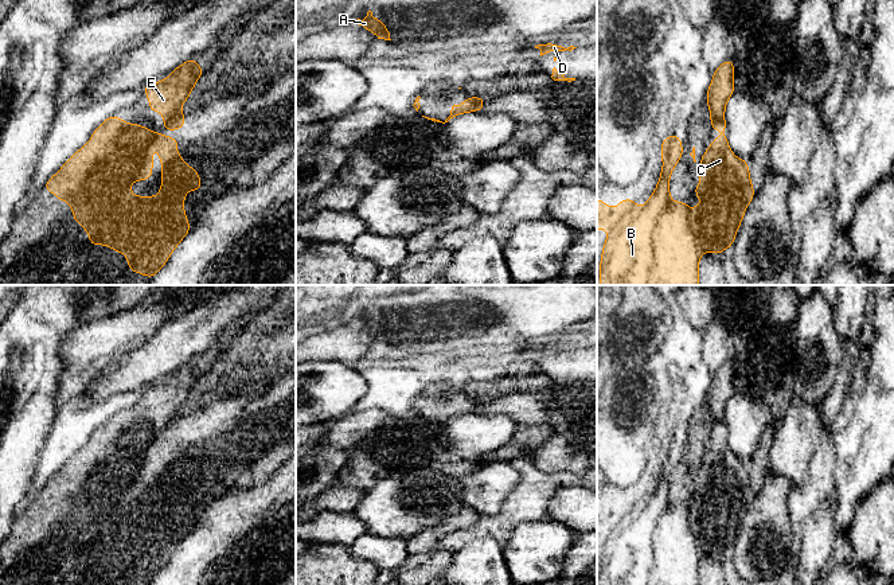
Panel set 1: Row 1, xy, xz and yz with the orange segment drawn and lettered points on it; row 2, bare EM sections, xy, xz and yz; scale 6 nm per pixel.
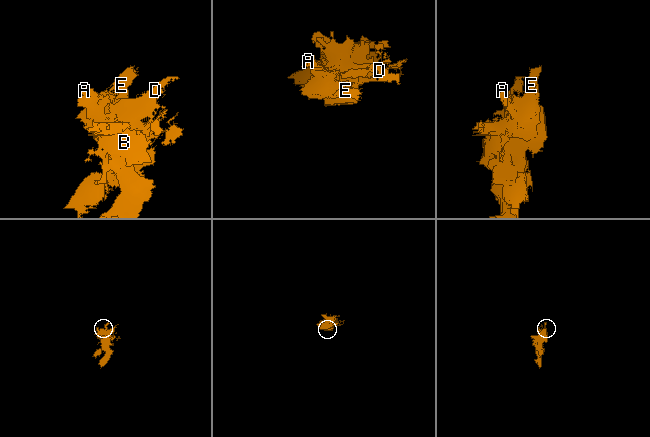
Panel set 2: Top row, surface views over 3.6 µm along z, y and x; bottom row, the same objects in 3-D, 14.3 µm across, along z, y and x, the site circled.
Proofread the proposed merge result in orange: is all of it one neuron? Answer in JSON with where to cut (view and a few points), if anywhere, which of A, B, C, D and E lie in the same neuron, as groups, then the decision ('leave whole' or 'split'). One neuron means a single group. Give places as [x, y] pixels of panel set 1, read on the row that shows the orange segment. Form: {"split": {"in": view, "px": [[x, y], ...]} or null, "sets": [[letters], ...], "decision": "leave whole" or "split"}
{"split": {"in": "xy", "px": [[179, 106], [166, 120]]}, "sets": [["A", "B", "C", "D"], ["E"]], "decision": "split"}

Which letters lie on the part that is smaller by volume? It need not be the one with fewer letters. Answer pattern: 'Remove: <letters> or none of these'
Remove: E

